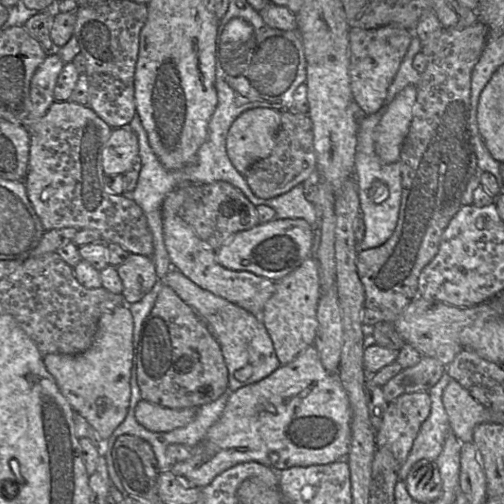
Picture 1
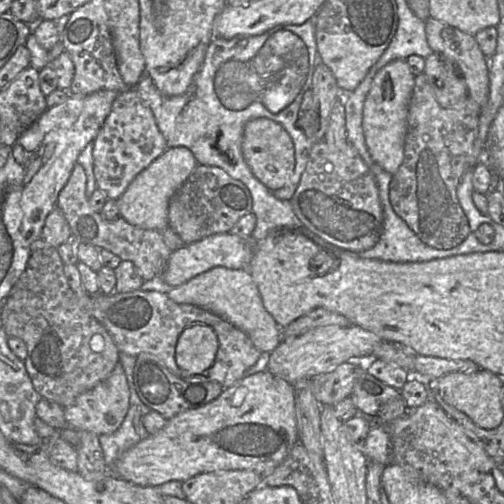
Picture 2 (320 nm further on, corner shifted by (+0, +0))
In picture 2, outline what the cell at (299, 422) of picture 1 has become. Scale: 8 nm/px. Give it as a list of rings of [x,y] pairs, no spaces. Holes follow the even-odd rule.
[[[268,370],[238,380],[204,406],[187,409],[168,419],[165,426],[128,449],[116,462],[112,474],[141,486],[157,487],[168,481],[186,481],[201,473],[251,470],[265,476],[279,466],[299,442],[295,389]]]

